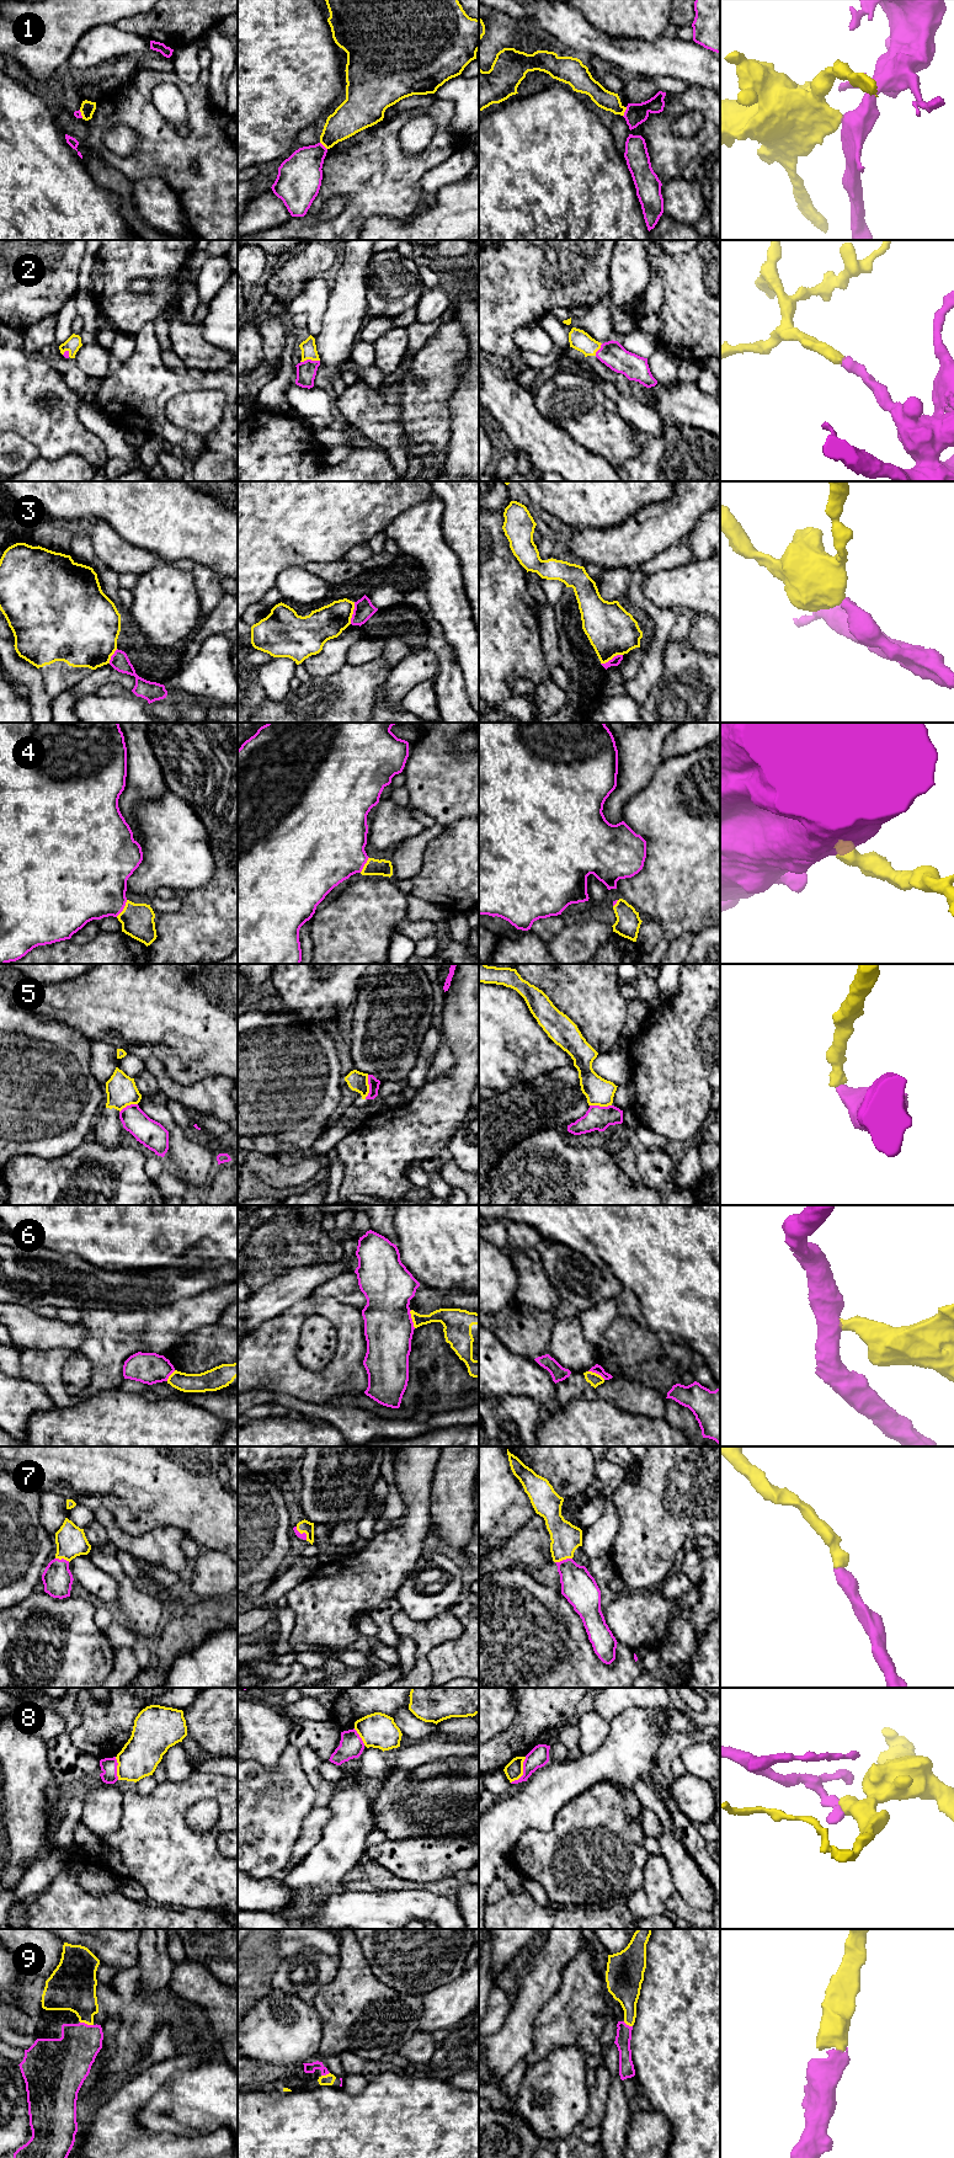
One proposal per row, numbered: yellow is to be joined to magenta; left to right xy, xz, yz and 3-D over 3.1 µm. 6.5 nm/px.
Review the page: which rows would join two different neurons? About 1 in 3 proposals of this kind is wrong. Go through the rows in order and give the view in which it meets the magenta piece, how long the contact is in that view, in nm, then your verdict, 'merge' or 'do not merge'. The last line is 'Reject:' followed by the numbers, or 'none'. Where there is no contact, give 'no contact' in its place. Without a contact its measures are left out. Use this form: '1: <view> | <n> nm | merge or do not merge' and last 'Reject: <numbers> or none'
1: yz | 70 nm | do not merge
2: xz | 130 nm | merge
3: xz | 150 nm | do not merge
4: xy | 130 nm | merge
5: xz | 160 nm | do not merge
6: xz | 120 nm | do not merge
7: yz | 120 nm | merge
8: yz | 200 nm | do not merge
9: xy | 90 nm | merge
Reject: 1, 3, 5, 6, 8

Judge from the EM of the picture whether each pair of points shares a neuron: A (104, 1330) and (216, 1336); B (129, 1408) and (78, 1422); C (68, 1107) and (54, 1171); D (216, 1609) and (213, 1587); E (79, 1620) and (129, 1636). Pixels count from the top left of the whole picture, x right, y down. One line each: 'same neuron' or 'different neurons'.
A: different neurons
B: same neuron
C: different neurons
D: different neurons
E: different neurons

